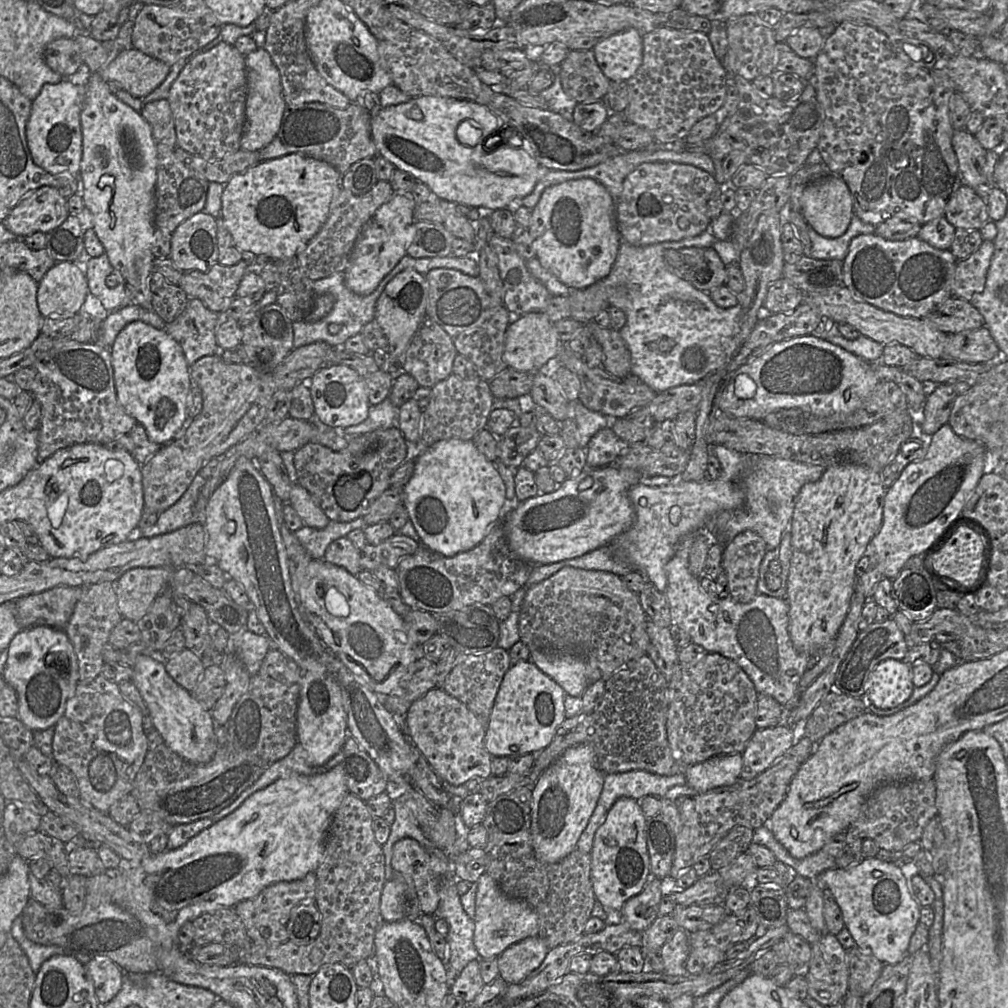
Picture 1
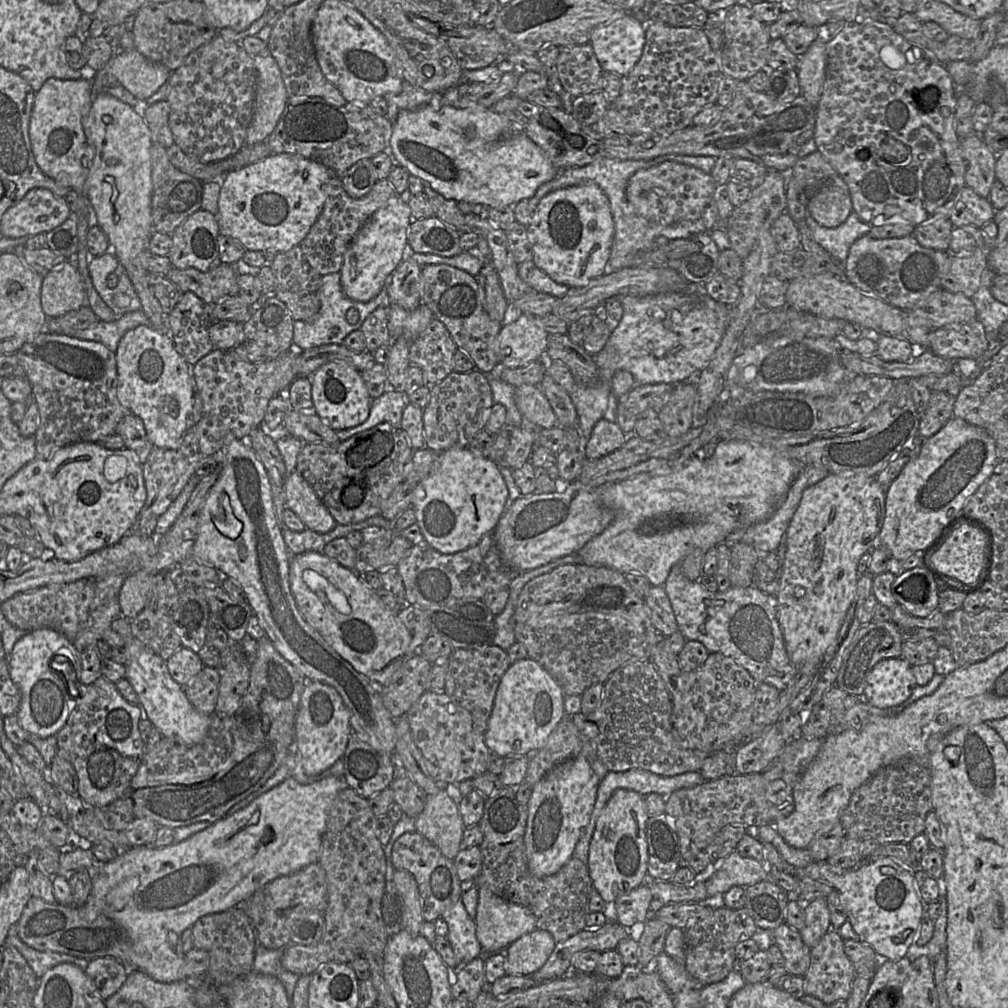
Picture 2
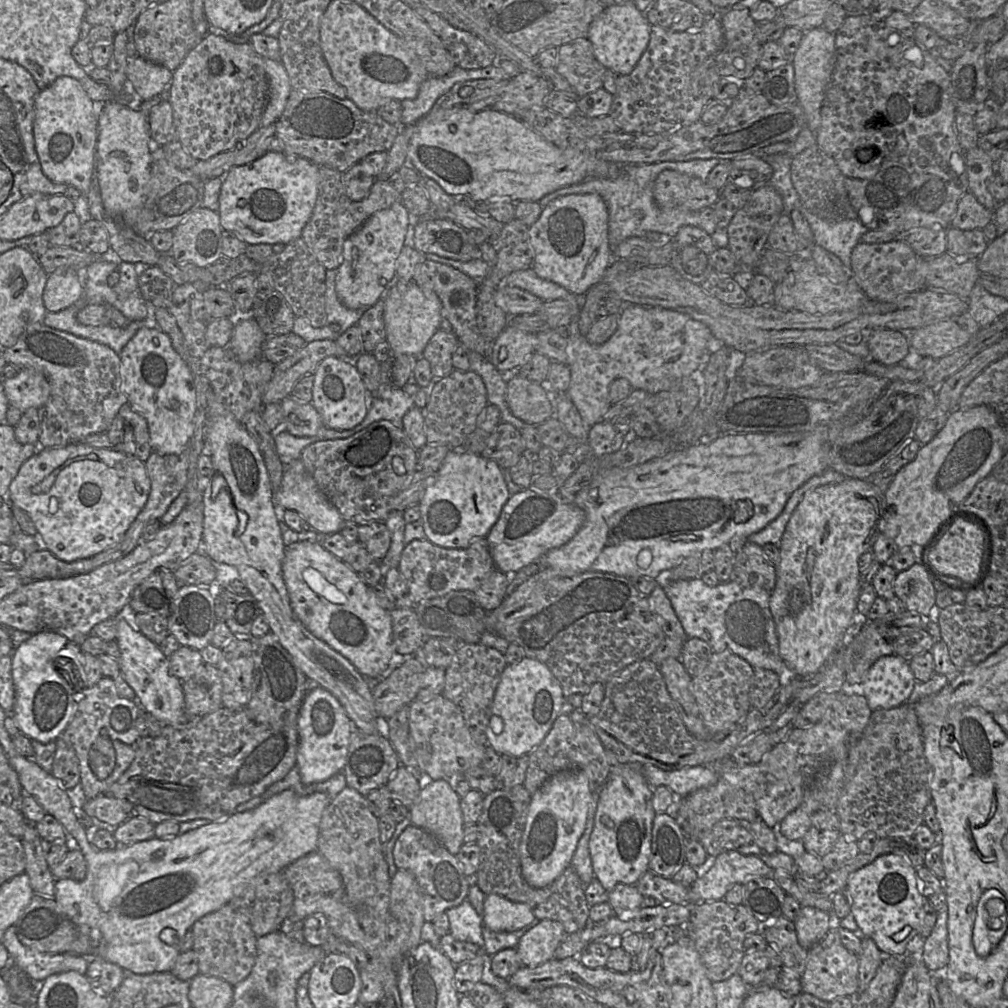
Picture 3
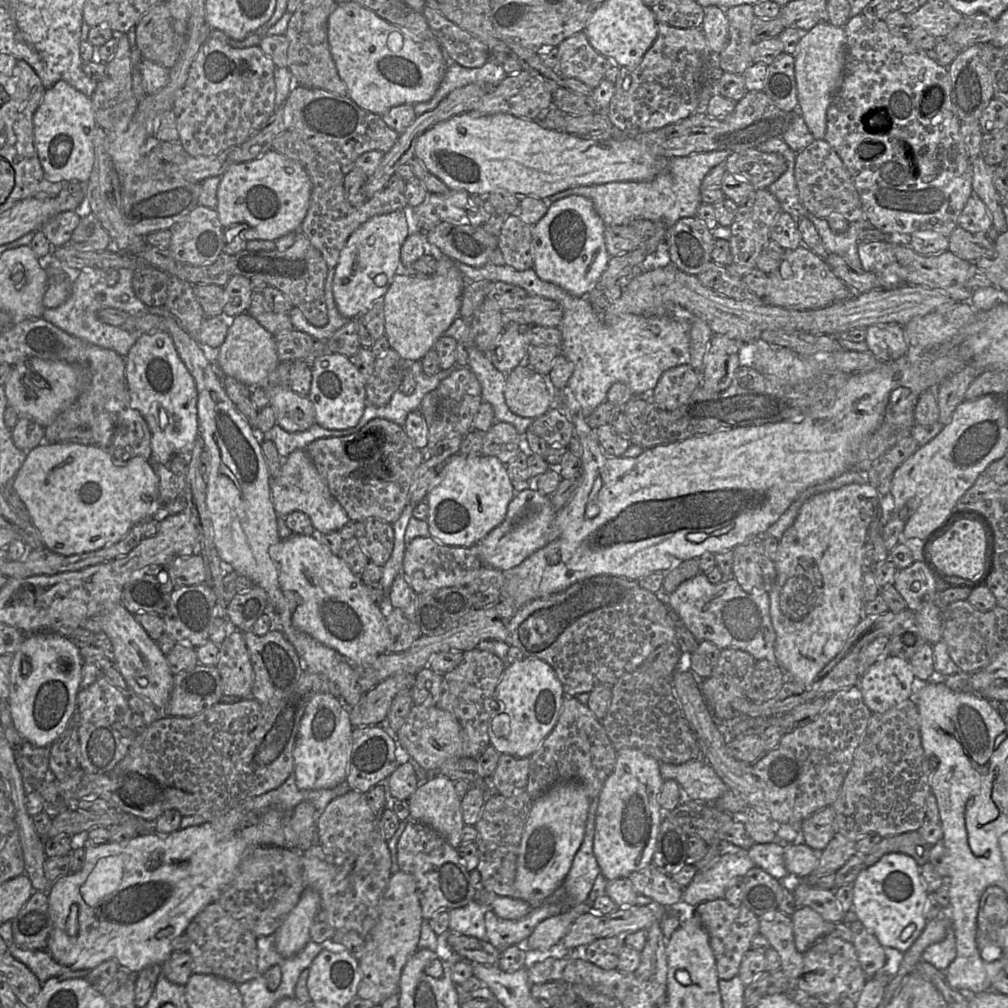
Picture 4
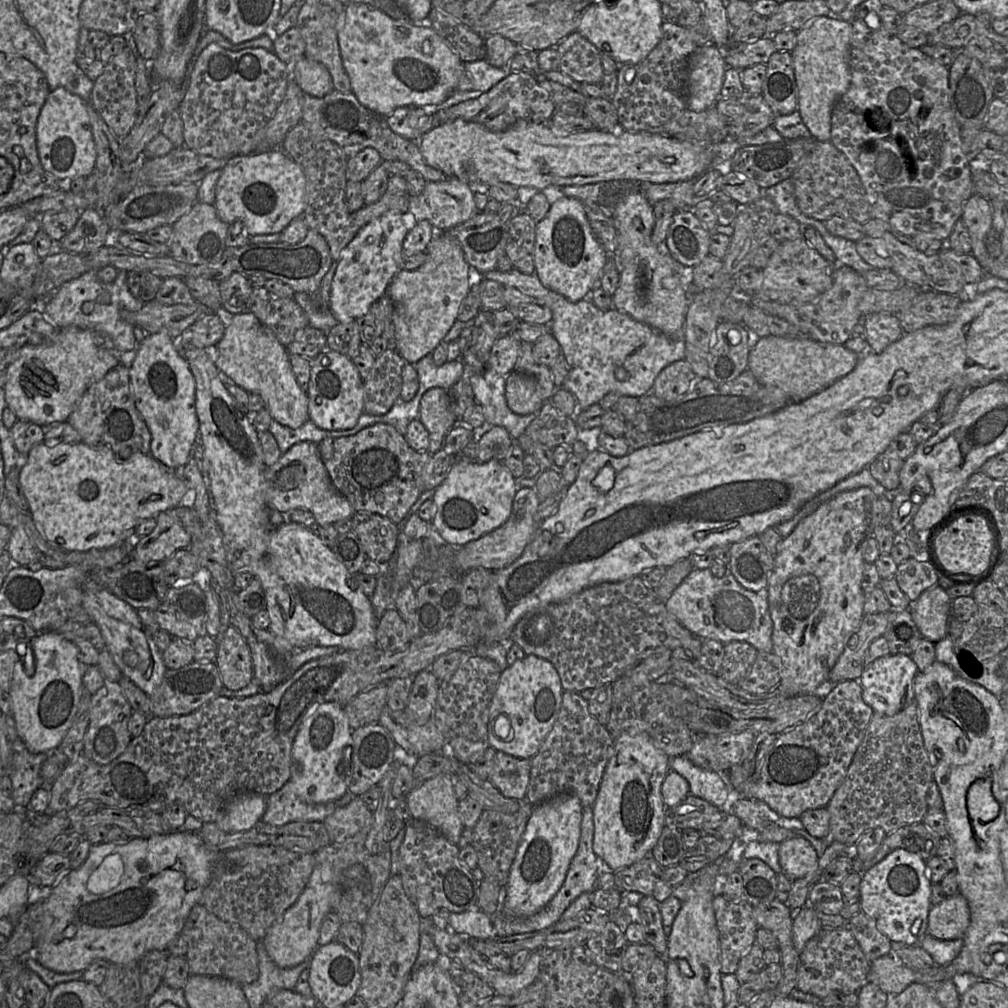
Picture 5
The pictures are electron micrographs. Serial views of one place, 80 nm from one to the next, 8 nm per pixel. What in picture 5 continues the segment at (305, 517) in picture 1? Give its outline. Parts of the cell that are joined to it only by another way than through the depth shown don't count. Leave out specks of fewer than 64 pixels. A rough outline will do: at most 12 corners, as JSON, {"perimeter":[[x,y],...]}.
{"perimeter":[[294,444],[264,470],[269,508],[310,511],[319,527],[351,519],[318,445]]}

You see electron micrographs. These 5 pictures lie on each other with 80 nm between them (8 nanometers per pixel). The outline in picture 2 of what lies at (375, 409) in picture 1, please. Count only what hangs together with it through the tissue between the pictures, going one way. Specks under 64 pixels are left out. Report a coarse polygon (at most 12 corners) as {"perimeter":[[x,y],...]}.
{"perimeter":[[387,391],[371,400],[367,420],[336,431],[340,441],[387,422],[401,428],[407,394]]}

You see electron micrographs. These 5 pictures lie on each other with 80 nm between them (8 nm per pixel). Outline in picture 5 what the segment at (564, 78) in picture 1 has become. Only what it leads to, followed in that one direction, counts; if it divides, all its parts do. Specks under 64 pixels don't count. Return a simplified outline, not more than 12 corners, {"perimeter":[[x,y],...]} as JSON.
{"perimeter":[[574,31],[556,46],[559,71],[601,83],[601,51]]}

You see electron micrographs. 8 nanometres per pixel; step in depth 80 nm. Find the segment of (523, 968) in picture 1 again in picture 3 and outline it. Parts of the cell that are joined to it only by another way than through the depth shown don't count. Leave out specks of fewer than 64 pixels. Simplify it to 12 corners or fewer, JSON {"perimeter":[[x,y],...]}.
{"perimeter":[[535,919],[515,948],[521,967],[553,959],[568,935],[558,921]]}

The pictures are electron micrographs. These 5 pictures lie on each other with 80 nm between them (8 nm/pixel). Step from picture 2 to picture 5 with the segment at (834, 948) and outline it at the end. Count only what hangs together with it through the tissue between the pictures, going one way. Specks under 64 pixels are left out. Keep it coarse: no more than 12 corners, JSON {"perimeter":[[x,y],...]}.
{"perimeter":[[823,928],[800,953],[796,989],[858,992],[870,962],[851,931]]}

